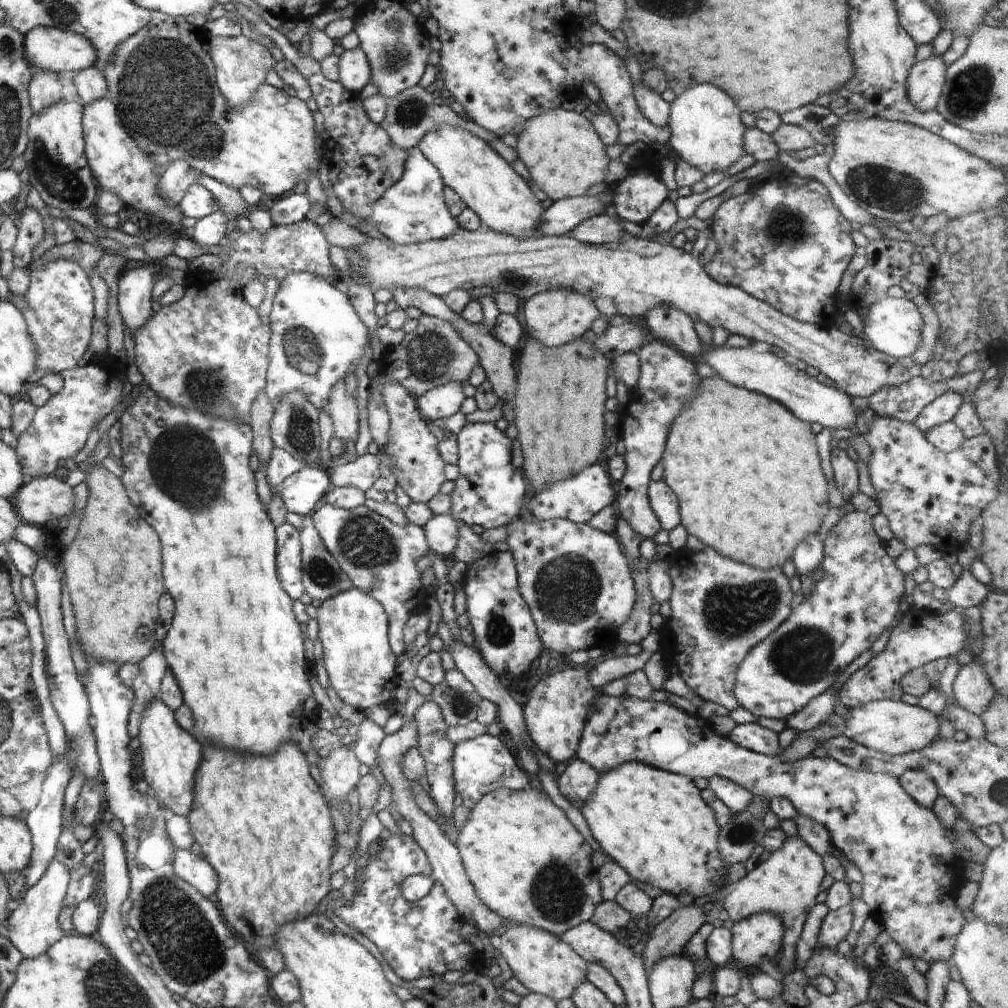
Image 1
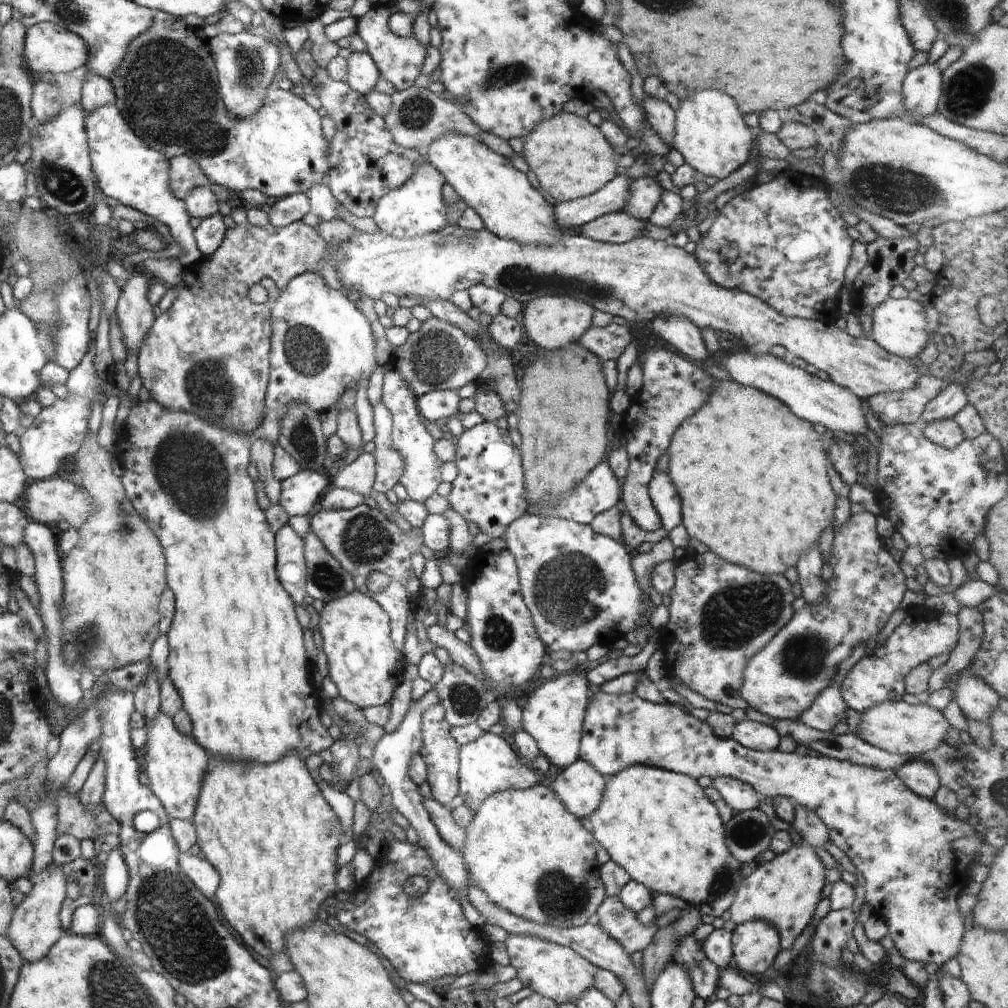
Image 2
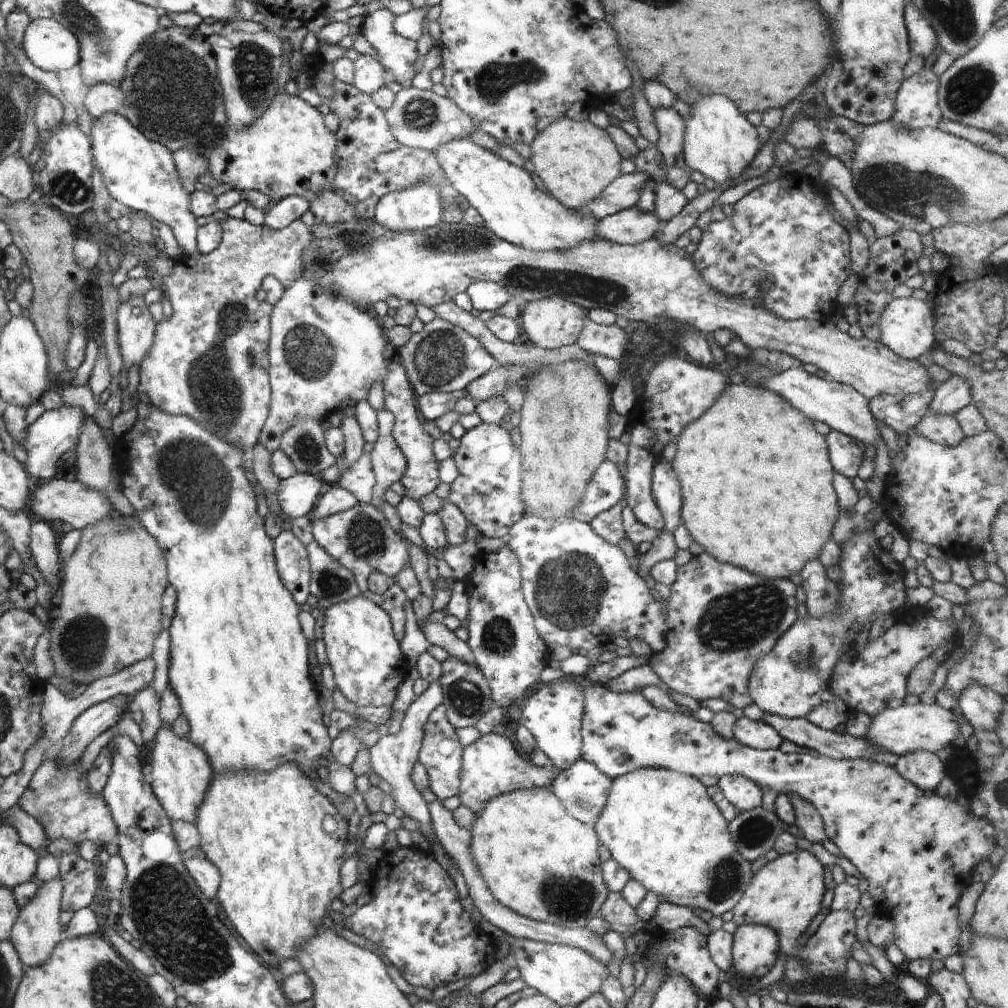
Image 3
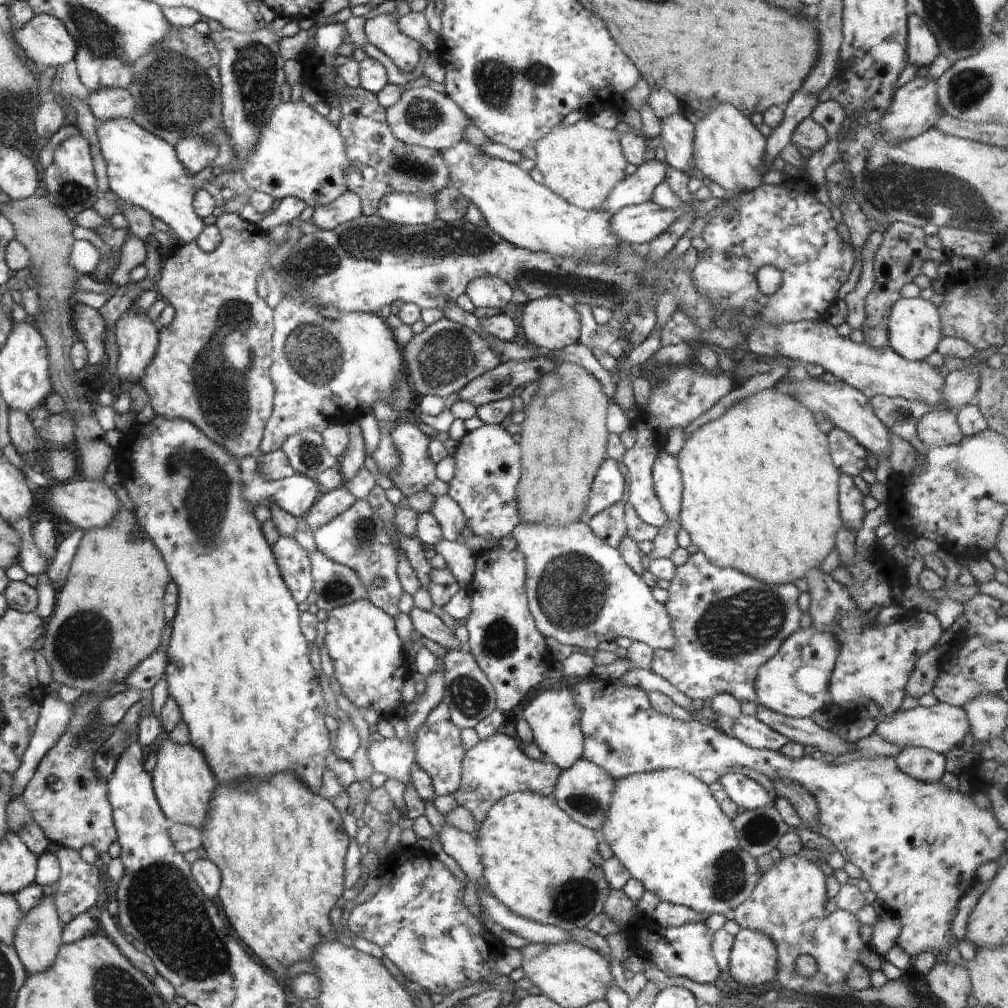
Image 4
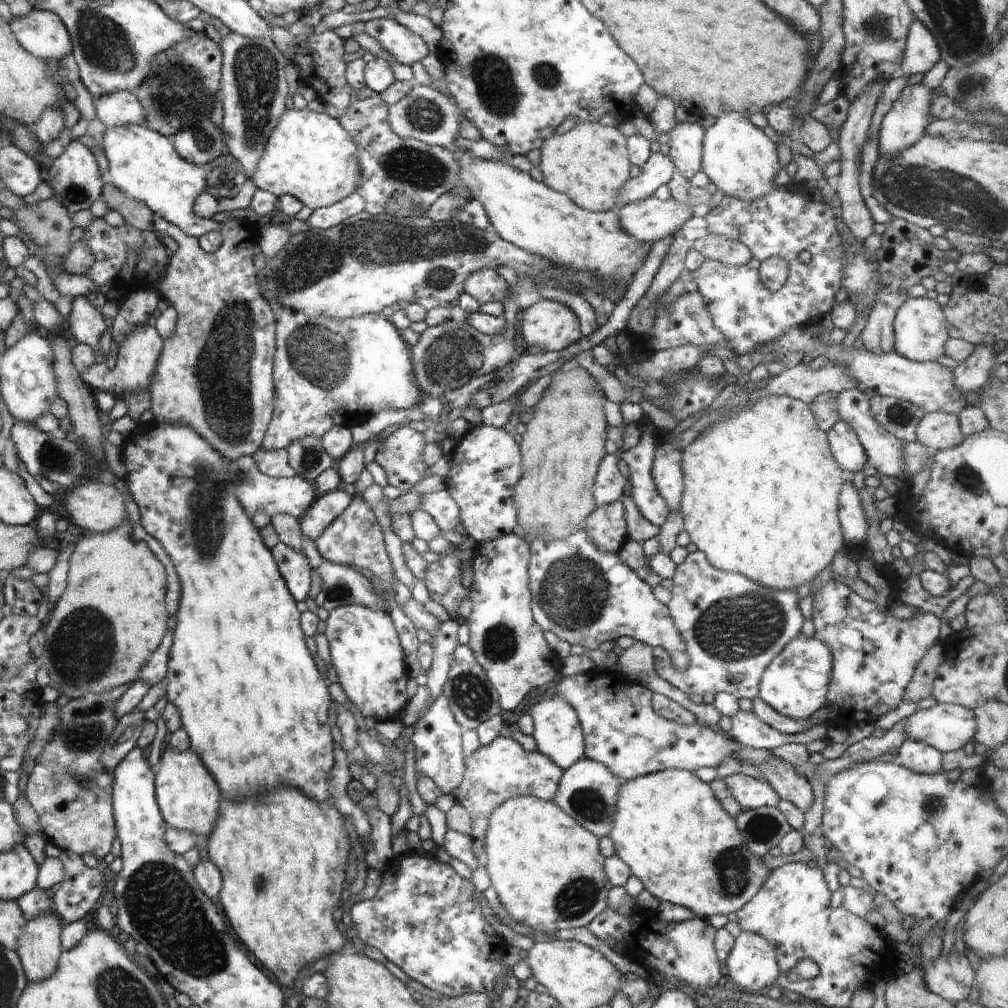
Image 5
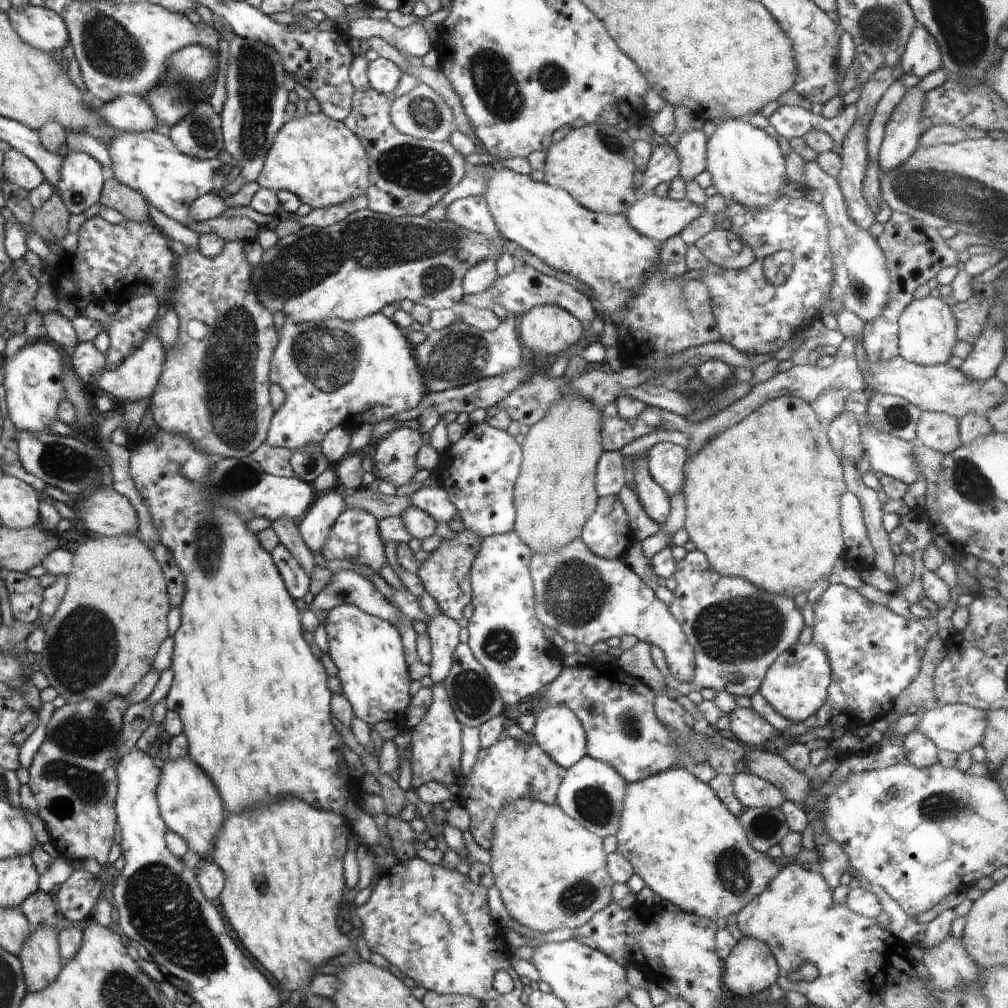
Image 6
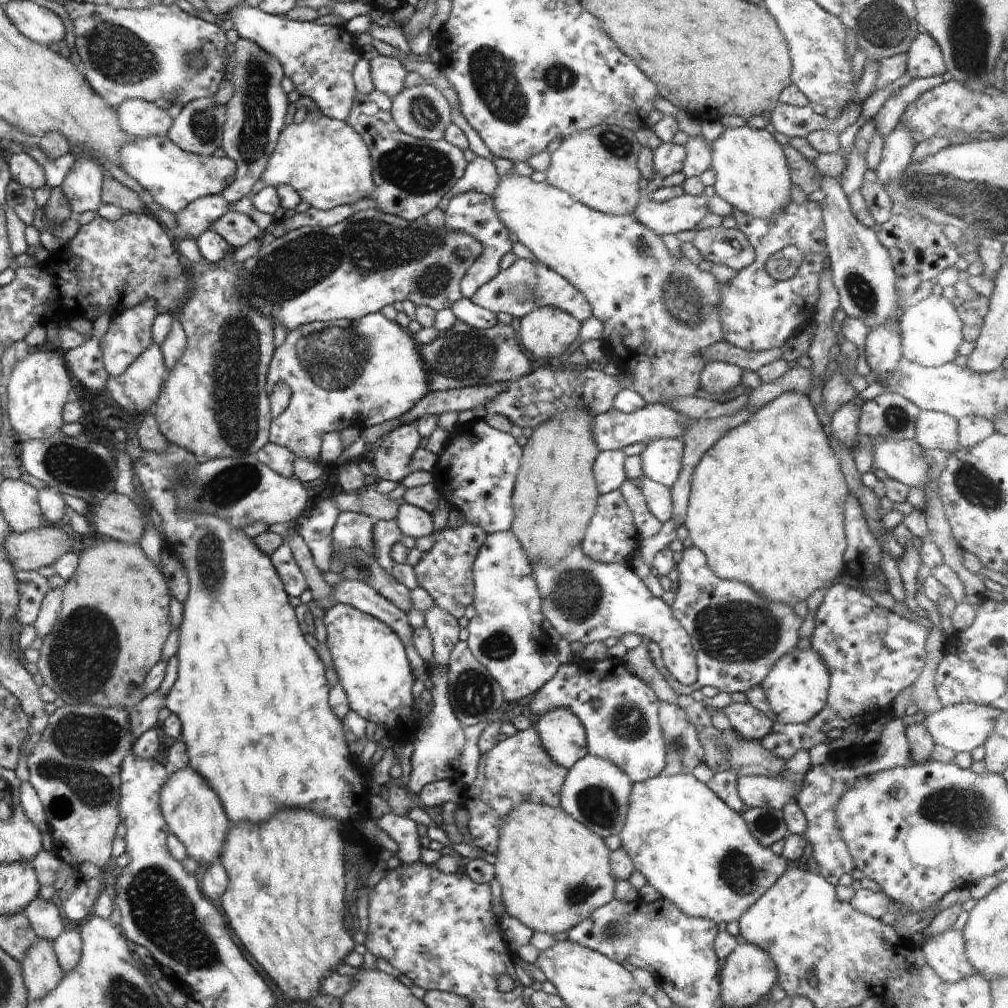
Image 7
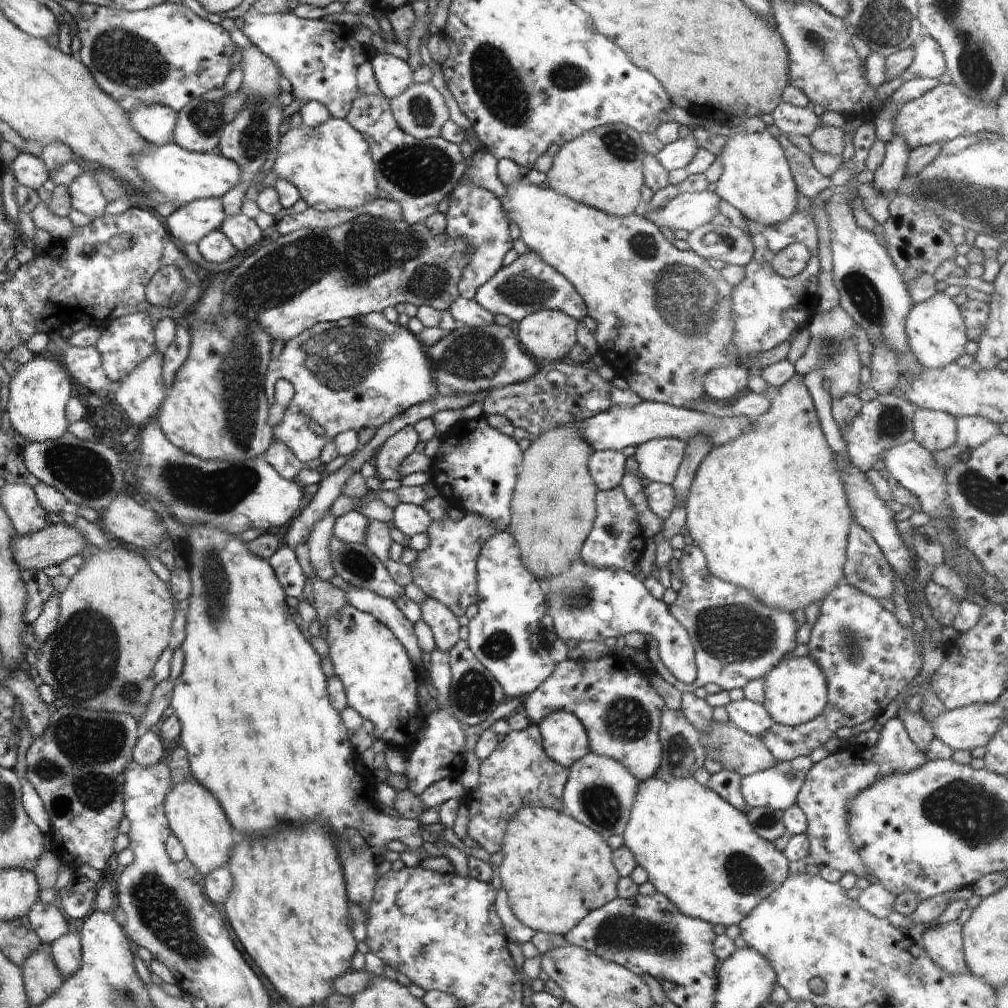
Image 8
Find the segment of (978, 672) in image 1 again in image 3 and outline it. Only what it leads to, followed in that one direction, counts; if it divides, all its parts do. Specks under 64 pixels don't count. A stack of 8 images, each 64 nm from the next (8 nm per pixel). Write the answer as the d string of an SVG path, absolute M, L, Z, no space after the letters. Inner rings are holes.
M973 684L966 687L958 706L974 732L994 731L1003 711L1005 700L989 688Z

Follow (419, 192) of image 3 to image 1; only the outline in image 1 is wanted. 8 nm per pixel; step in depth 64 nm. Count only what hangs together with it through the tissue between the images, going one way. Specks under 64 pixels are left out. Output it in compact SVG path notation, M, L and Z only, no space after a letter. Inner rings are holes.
M418 147L407 150L407 161L403 175L373 204L371 215L366 219L356 217L344 209L346 224L353 226L359 221L370 220L374 226L390 241L400 244L419 243L430 239L444 239L460 230L457 218L454 218L446 206L438 169L422 154Z

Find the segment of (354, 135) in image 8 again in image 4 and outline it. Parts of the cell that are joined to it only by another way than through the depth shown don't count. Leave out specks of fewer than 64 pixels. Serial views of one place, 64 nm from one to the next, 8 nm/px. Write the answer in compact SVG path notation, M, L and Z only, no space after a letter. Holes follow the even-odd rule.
M281 102L261 130L257 147L249 154L249 158L242 161L237 155L236 157L238 165L244 172L244 180L250 188L249 191L265 192L274 200L280 201L284 197L296 197L315 209L330 204L348 191L345 181L347 180L349 158L344 137L341 135L340 129L327 117L319 114L304 102Z

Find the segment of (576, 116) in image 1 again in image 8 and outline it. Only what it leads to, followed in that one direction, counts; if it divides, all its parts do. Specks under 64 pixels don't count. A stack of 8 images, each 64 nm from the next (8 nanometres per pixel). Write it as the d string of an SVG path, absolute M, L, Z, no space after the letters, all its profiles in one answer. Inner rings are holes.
M608 124L588 130L564 142L554 155L547 176L549 188L608 215L629 216L640 212L643 185L642 158L645 150L639 133L628 126Z

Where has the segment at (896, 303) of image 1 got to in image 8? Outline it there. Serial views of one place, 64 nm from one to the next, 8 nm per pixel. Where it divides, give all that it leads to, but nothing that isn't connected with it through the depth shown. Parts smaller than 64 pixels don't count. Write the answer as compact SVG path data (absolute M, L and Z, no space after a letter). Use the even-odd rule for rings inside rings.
M944 292L914 304L904 320L904 332L908 336L908 348L912 350L912 356L916 356L916 360L924 368L930 369L943 368L954 363L966 353L966 344L969 342L959 307Z

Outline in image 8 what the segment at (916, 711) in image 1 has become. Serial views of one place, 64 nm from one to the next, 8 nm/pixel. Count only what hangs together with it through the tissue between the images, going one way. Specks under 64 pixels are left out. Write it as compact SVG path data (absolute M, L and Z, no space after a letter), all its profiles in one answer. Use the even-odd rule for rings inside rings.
M970 704L945 710L930 722L934 738L955 751L986 747L1004 724L1007 712L998 704Z

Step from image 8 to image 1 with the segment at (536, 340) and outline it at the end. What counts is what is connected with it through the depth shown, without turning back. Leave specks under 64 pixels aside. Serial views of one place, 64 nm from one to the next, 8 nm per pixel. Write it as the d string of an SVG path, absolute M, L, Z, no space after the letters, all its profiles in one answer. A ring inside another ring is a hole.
M548 289L531 296L524 304L524 322L529 336L547 347L559 347L584 336L599 316L599 310L589 297L570 289Z

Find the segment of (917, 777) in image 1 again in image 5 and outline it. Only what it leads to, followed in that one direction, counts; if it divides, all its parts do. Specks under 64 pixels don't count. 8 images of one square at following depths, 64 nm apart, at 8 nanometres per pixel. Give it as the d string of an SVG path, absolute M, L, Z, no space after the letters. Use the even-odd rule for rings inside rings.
M906 739L897 750L897 762L917 773L929 775L942 772L942 753L916 739Z

